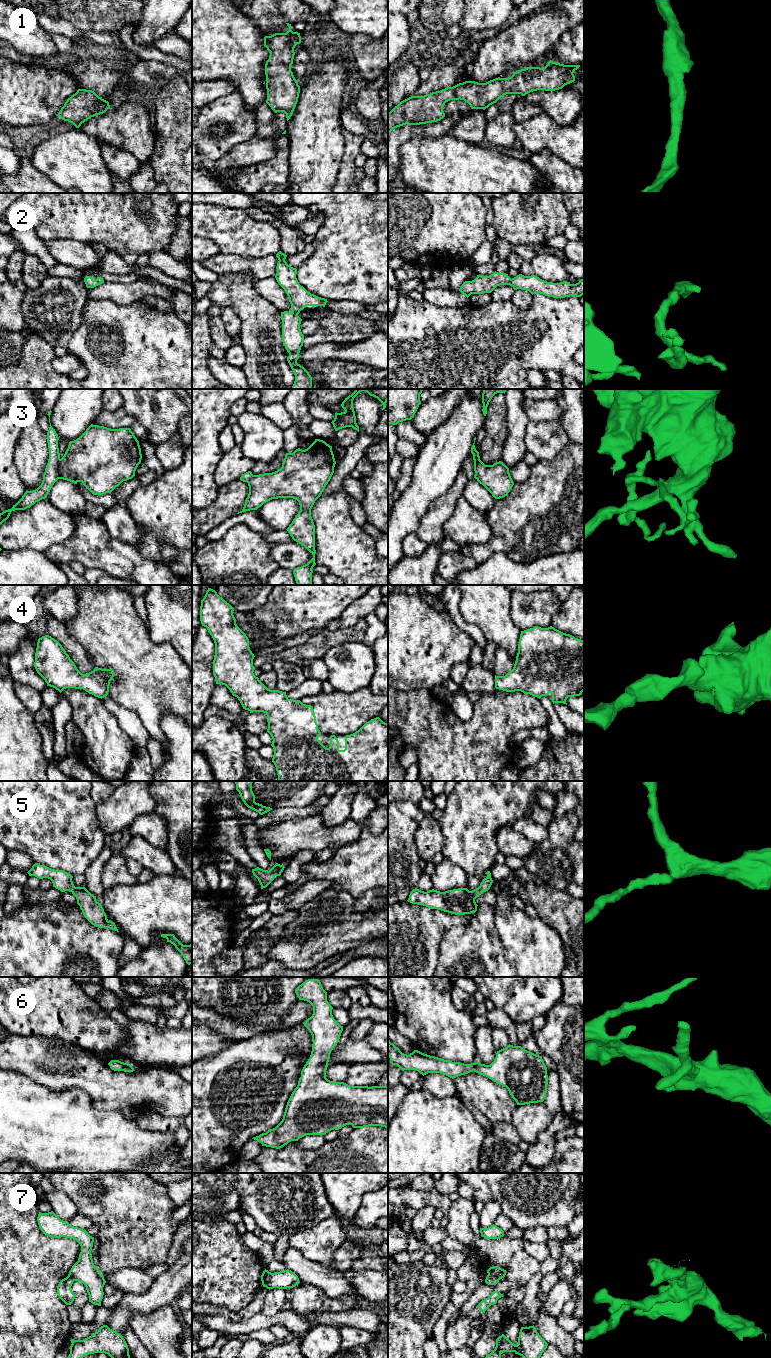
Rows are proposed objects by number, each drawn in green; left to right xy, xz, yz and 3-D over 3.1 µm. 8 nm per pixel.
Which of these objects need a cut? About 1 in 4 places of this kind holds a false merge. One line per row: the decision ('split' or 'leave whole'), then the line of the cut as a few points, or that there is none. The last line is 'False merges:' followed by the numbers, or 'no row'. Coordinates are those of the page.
1: leave whole | no cut
2: leave whole | no cut
3: split | xy (60, 459), (57, 465), (58, 478)
4: leave whole | no cut
5: leave whole | no cut
6: leave whole | no cut
7: split | xz (271, 1273), (264, 1286)
False merges: 3, 7

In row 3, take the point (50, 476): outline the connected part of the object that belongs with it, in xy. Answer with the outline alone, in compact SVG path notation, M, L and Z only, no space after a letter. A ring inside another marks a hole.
M51 410L48 412L49 423L51 412ZM50 423L50 427L47 432L49 459L45 468L45 472L43 474L42 483L35 490L27 490L22 496L22 498L15 505L13 505L11 509L5 510L2 513L0 513L0 525L9 518L12 511L25 510L27 508L30 508L36 502L47 498L47 495L50 492L52 486L59 479L57 471L58 464L60 461L58 440L58 434L56 433L55 429L51 426Z

